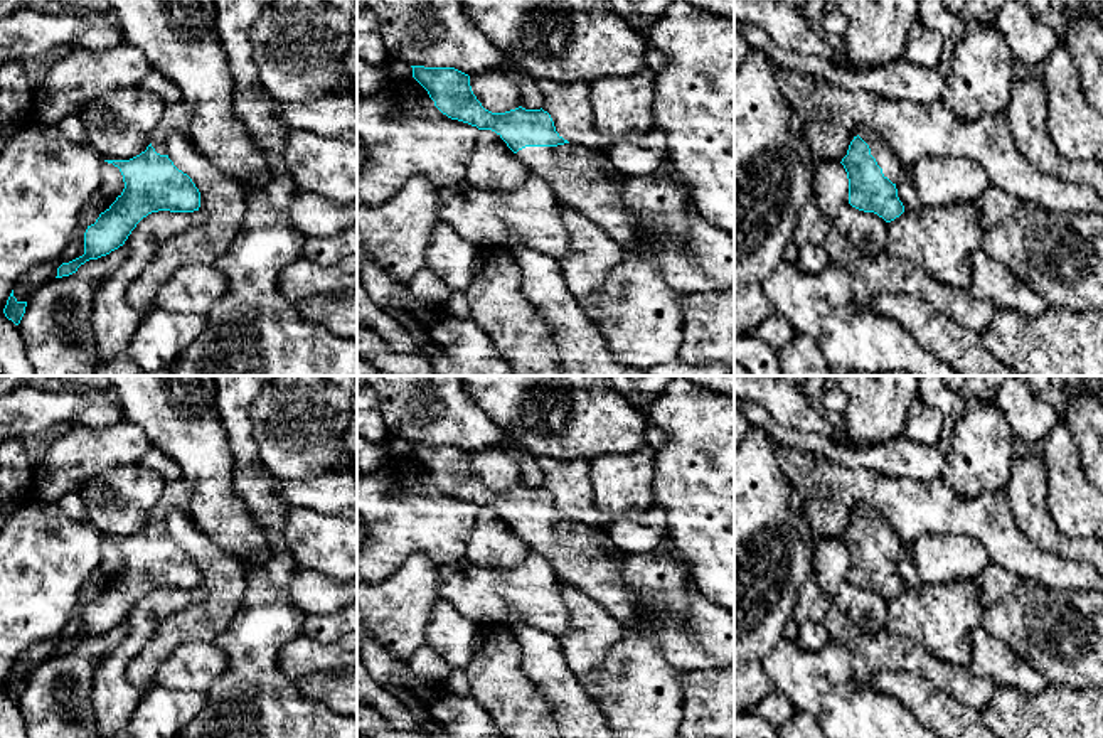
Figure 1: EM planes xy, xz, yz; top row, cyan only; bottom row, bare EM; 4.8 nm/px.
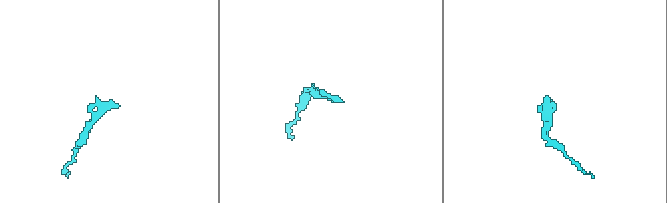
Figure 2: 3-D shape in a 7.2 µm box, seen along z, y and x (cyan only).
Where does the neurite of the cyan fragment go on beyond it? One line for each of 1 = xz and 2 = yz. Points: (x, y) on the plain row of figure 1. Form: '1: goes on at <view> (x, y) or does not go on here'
1: goes on at xz (581, 555)
2: goes on at yz (893, 546)

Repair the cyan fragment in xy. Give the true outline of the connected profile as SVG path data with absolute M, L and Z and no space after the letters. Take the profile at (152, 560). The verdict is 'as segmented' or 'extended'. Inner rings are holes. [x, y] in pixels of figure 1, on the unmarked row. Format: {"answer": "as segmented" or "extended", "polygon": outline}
{"answer": "extended", "polygon": "M182 479L167 482L145 529L130 537L104 537L120 546L125 566L96 600L88 603L84 632L62 640L56 655L69 654L86 639L123 623L136 602L152 590L199 588L199 566L167 532L167 516L172 511L190 514L190 495L192 490Z"}

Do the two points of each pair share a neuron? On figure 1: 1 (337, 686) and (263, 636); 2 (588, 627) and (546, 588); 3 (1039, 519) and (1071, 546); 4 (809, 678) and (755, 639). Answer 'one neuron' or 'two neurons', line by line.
1: two neurons
2: two neurons
3: one neuron
4: two neurons

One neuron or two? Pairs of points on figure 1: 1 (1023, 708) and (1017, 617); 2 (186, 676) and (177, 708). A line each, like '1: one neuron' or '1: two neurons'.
1: two neurons
2: two neurons

